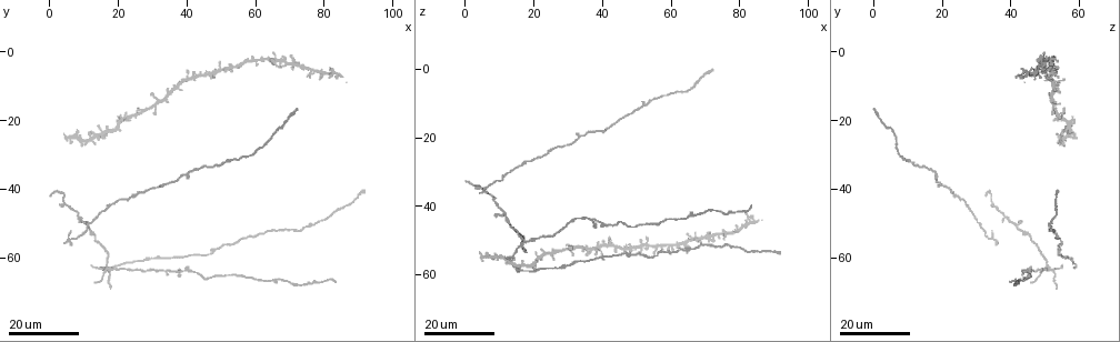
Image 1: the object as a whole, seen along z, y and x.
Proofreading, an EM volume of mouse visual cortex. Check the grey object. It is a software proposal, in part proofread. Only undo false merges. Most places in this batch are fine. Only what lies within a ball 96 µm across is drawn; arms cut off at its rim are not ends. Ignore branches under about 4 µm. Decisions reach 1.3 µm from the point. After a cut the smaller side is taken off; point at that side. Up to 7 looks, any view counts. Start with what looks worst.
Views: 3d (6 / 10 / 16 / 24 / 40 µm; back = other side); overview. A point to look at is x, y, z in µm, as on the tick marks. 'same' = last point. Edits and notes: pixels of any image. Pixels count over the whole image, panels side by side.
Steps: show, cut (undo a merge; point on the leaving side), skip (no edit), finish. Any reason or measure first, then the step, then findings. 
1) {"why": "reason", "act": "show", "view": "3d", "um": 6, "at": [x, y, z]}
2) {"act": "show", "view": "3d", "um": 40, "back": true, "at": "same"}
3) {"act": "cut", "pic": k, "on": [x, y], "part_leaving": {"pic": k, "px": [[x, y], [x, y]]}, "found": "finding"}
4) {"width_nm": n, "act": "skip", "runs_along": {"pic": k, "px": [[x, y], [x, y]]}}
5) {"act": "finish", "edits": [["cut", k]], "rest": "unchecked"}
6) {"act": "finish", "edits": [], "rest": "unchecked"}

{"why": "thin arm on a thick one", "act": "show", "view": "3d", "um": 16, "at": [25.0, 18.5, 54.5]}

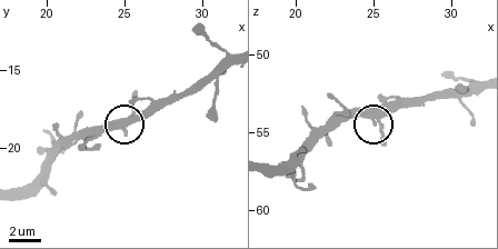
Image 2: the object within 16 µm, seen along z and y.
{"act": "show", "view": "3d", "um": 10, "at": [25.4, 18.2, 54.0]}

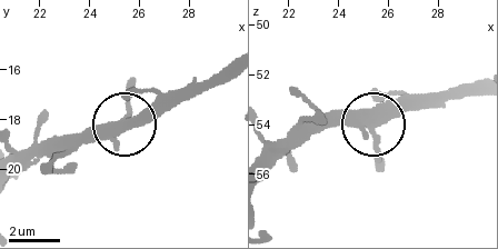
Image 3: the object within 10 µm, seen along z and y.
{"act": "show", "view": "3d", "um": 10, "back": true, "at": [25.4, 18.2, 54.2]}

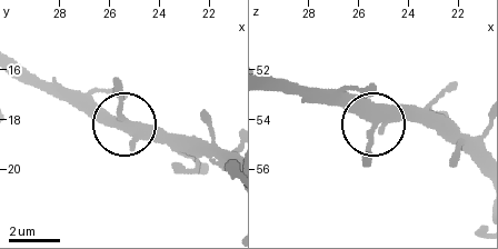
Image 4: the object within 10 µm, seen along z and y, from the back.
{"act": "skip", "runs_along": {"pic": 4, "px": [[272, 79], [336, 96], [368, 119], [375, 139], [364, 162]]}, "found": "continuous, no second neuron"}

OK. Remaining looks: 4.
{"why": "side arm on a straight run", "act": "show", "view": "3d", "um": 16, "at": [51.0, 32.0, 11.0]}

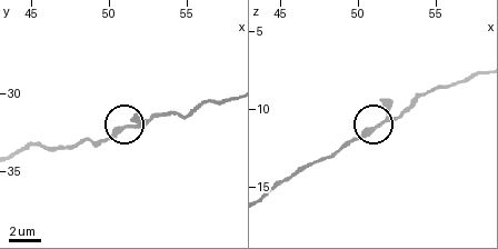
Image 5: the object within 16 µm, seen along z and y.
{"act": "show", "view": "3d", "um": 10, "at": [51.2, 32.2, 11.2]}

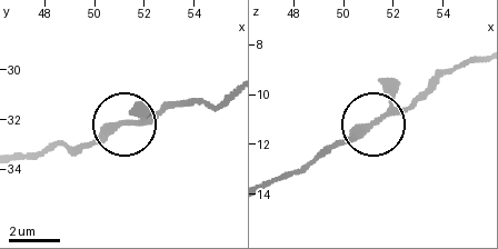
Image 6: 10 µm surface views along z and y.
{"act": "skip", "runs_along": {"pic": 6, "px": [[22, 155], [60, 143], [79, 146], [186, 103]]}, "found": "continuous, no second neuron"}

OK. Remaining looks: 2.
{"why": "four-way junction", "act": "show", "view": "3d", "um": 16, "at": [38.0, 10.0, 52.0]}

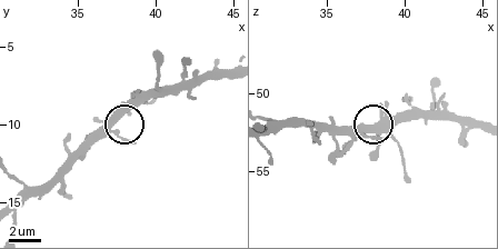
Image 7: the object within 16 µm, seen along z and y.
{"act": "show", "view": "3d", "um": 10, "at": [37.4, 9.8, 52.2]}

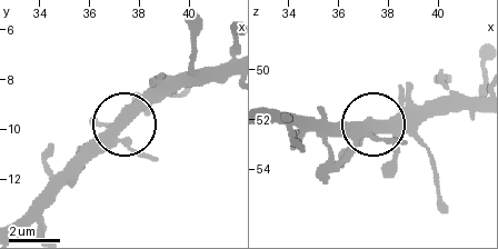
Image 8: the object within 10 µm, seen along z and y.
{"act": "skip", "runs_along": {"pic": 8, "px": [[123, 115], [130, 119], [172, 77]]}, "found": "continuous, no second neuron"}

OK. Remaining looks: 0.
{"act": "finish", "edits": [], "rest": "unchecked"}

